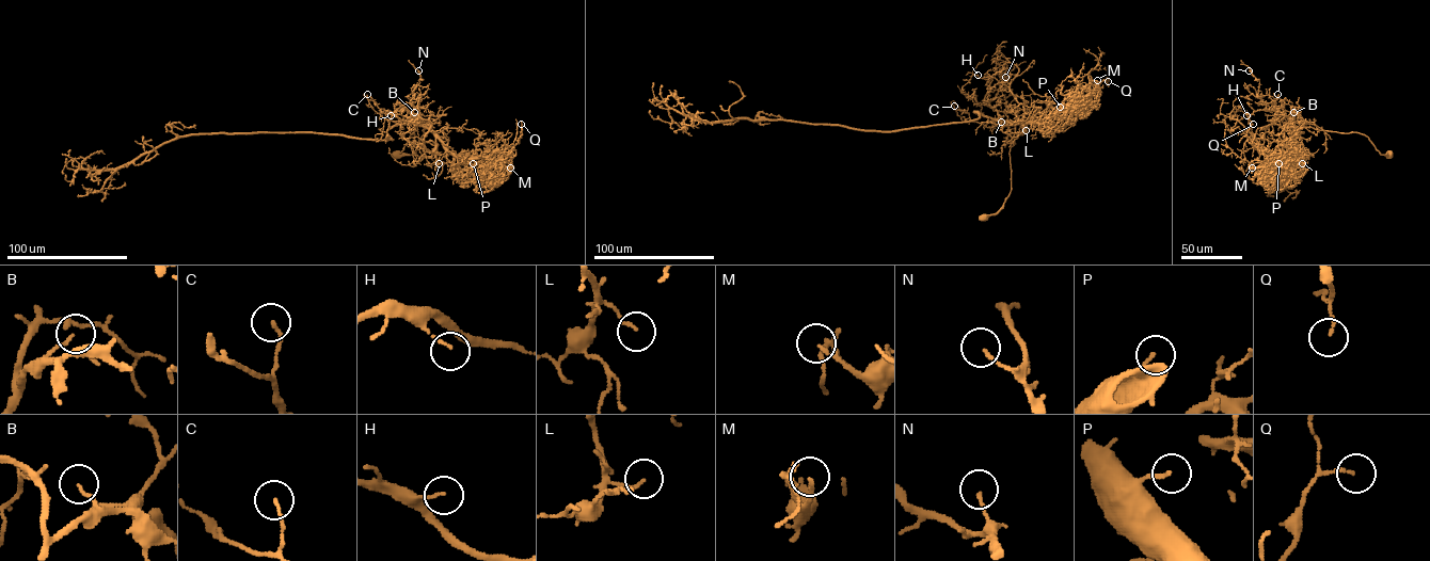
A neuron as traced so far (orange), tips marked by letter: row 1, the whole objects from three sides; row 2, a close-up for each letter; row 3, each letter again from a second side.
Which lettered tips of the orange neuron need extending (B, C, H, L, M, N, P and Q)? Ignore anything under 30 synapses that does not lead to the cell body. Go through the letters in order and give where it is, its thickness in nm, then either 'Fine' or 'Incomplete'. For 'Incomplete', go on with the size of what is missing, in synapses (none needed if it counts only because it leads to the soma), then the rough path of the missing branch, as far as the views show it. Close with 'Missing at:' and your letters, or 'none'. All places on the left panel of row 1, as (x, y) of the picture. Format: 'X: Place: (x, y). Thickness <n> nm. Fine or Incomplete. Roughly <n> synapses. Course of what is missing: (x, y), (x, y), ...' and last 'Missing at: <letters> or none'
B: Place: (414, 112). Thickness 100 nm. Fine
C: Place: (367, 94). Thickness 120 nm. Fine
H: Place: (391, 115). Thickness 100 nm. Fine
L: Place: (439, 163). Thickness 100 nm. Fine
M: Place: (510, 167). Thickness 140 nm. Fine
N: Place: (418, 70). Thickness 110 nm. Fine
P: Place: (473, 163). Thickness 120 nm. Incomplete. Roughly 45 synapses
Q: Place: (521, 124). Thickness 110 nm. Fine
Missing at: P

